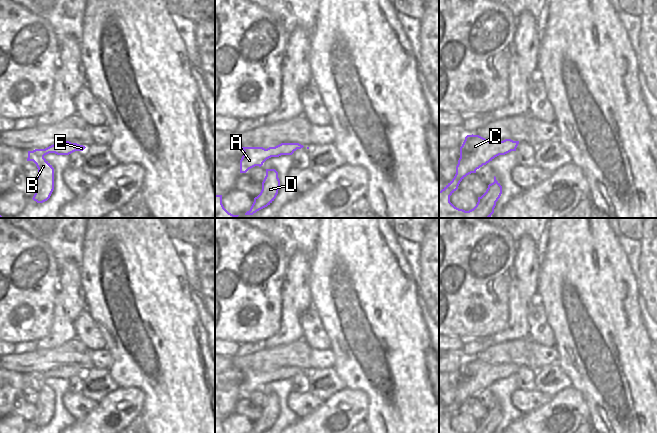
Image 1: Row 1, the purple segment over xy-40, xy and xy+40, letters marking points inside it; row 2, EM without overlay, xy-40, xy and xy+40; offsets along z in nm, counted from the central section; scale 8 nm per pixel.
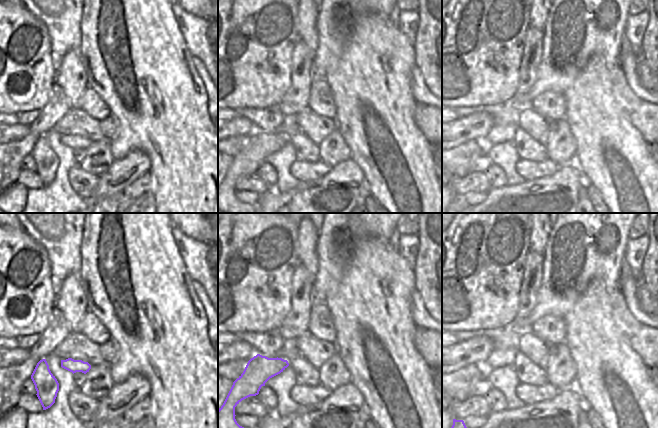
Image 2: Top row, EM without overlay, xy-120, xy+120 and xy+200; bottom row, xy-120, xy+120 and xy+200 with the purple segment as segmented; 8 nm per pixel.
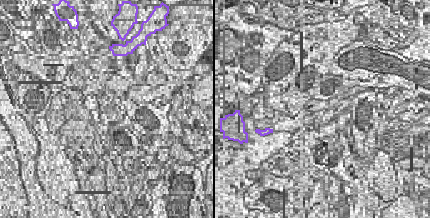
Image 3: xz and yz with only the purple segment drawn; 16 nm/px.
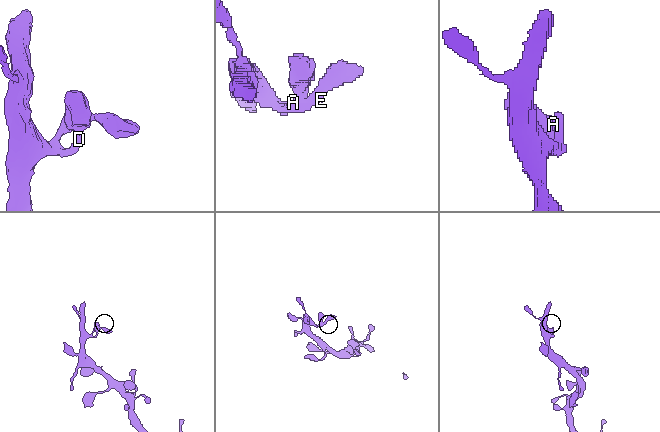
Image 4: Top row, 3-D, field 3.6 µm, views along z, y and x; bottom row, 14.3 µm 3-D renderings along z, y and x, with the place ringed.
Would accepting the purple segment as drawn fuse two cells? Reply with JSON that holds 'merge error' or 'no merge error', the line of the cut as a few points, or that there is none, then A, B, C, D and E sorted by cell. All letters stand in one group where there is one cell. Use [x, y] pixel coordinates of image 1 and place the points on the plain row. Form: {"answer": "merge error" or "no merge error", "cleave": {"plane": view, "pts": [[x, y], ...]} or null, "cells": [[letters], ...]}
{"answer": "no merge error", "cleave": null, "cells": [["A", "B", "C", "D", "E"]]}

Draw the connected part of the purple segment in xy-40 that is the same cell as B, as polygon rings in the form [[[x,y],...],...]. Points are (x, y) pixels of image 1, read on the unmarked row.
[[[61,365],[55,367],[45,373],[35,373],[28,375],[27,385],[33,385],[38,392],[38,400],[36,402],[36,416],[33,424],[37,427],[47,425],[54,414],[54,392],[44,382],[49,377],[57,379],[69,379],[75,375],[83,375],[86,371],[69,365]]]

